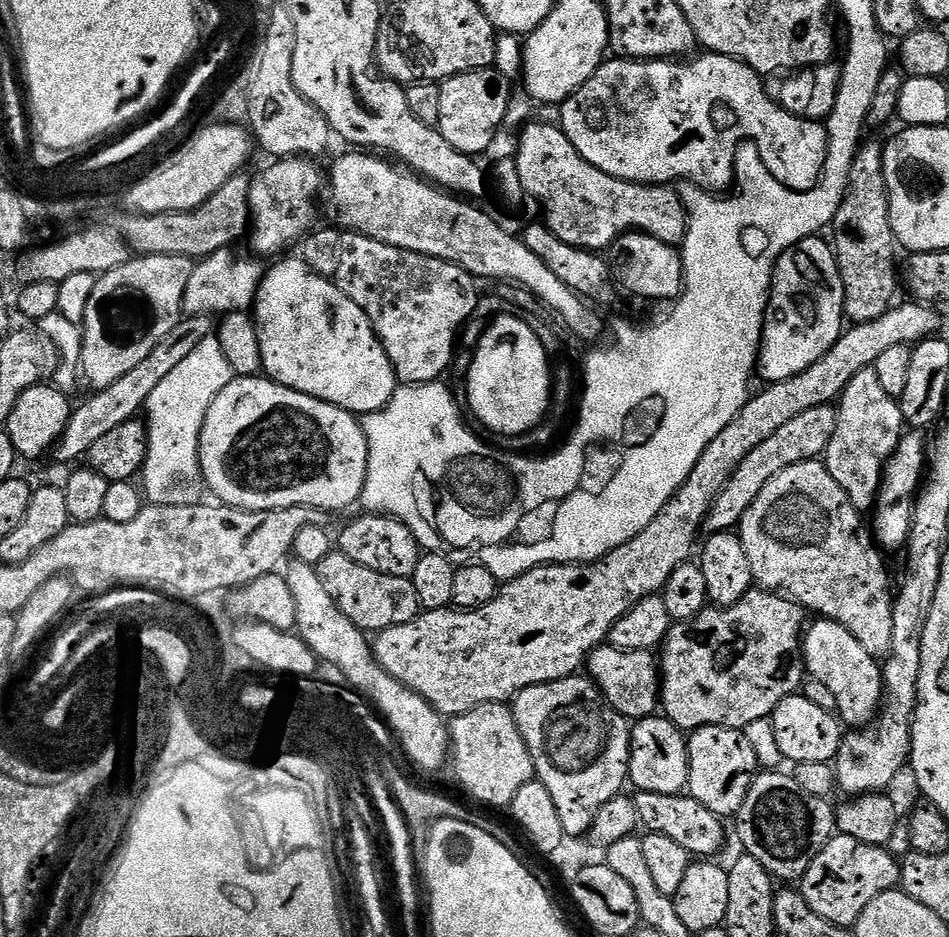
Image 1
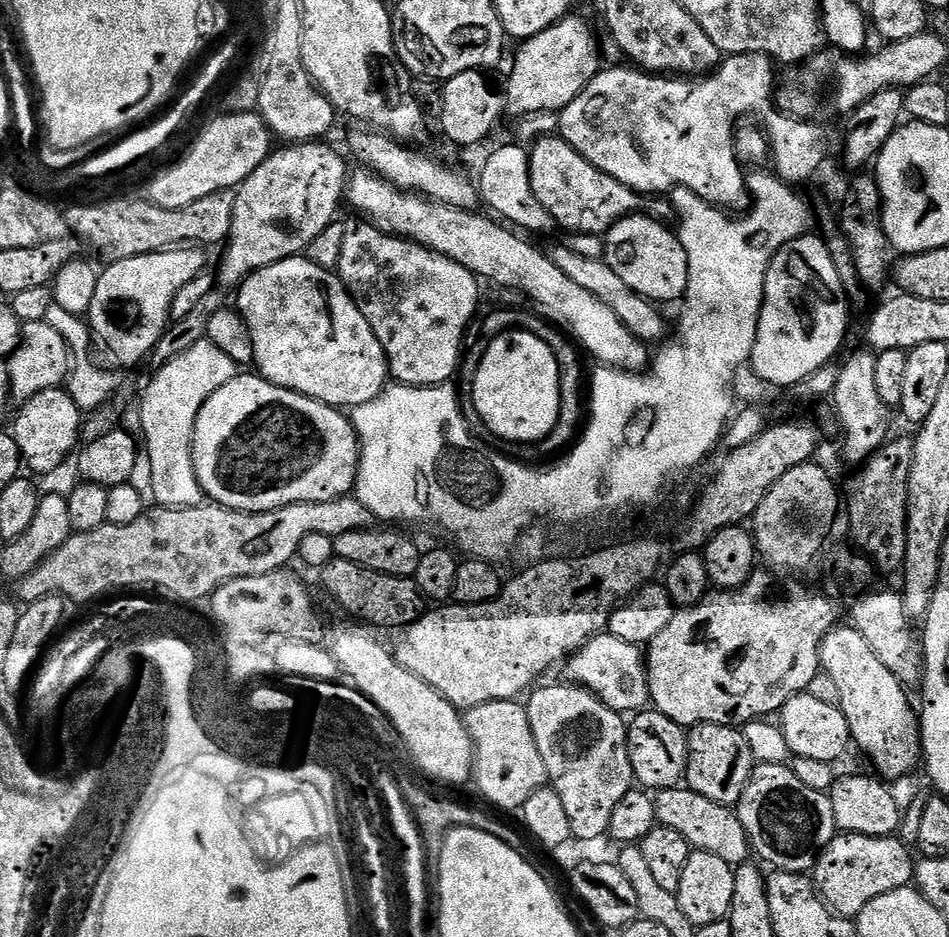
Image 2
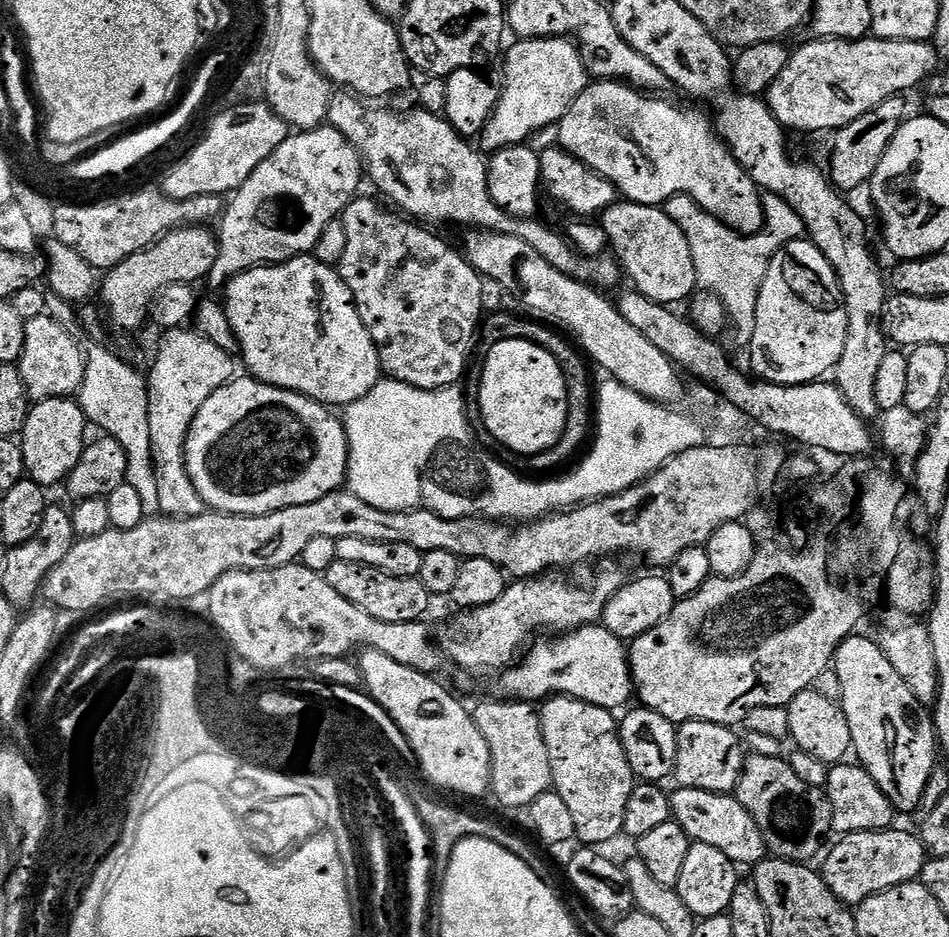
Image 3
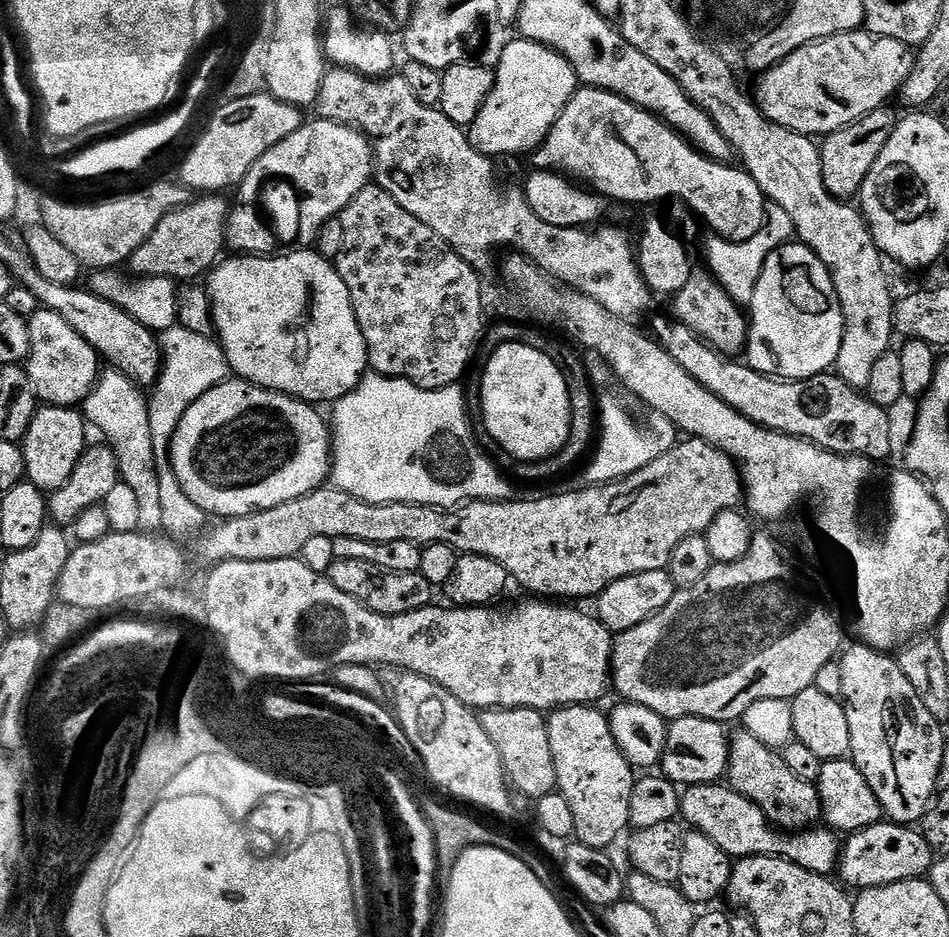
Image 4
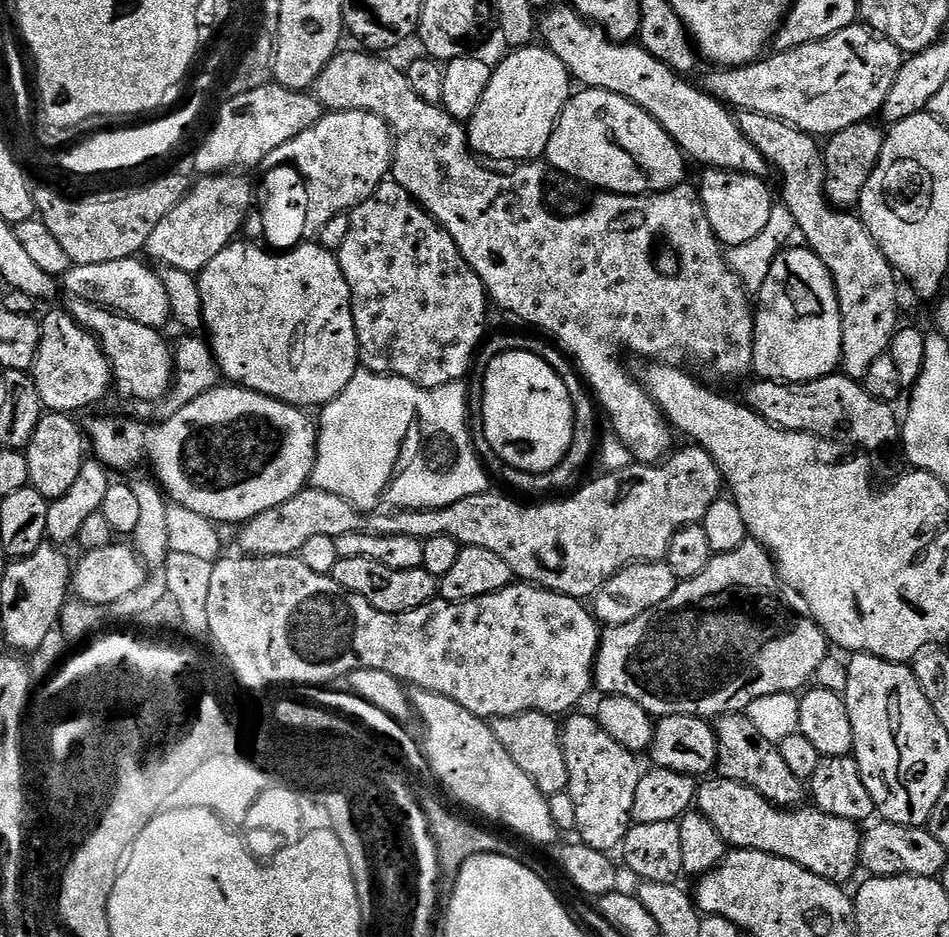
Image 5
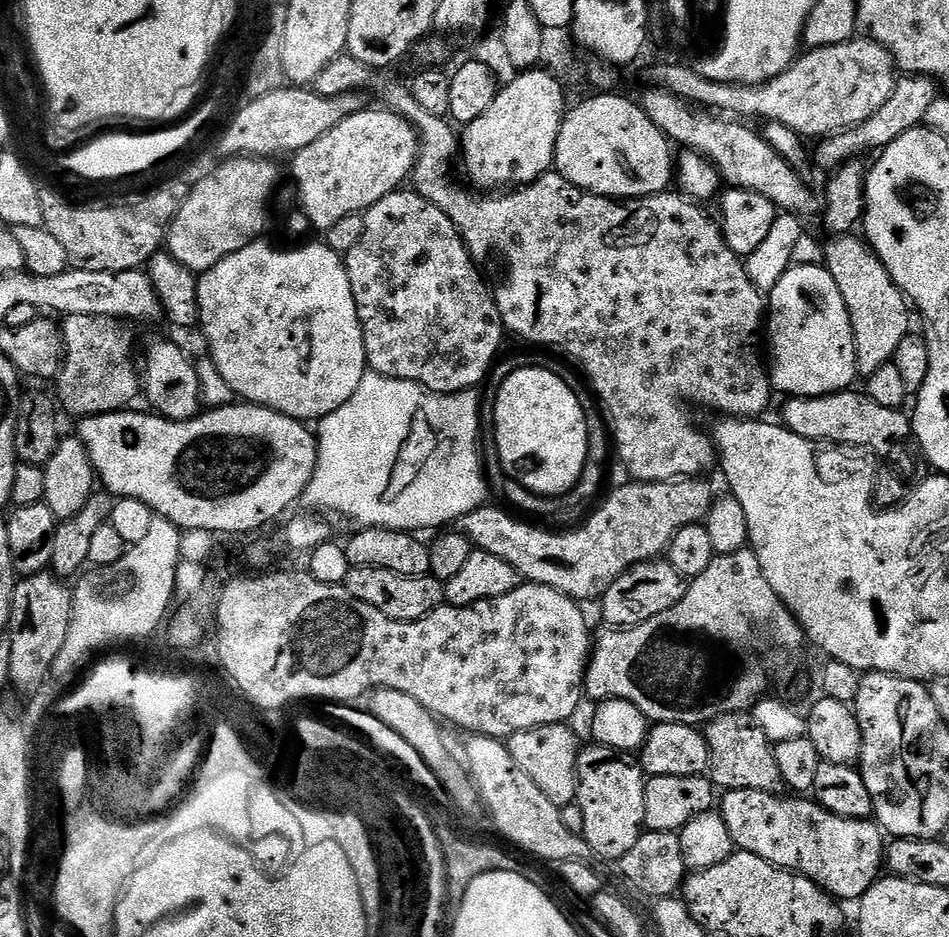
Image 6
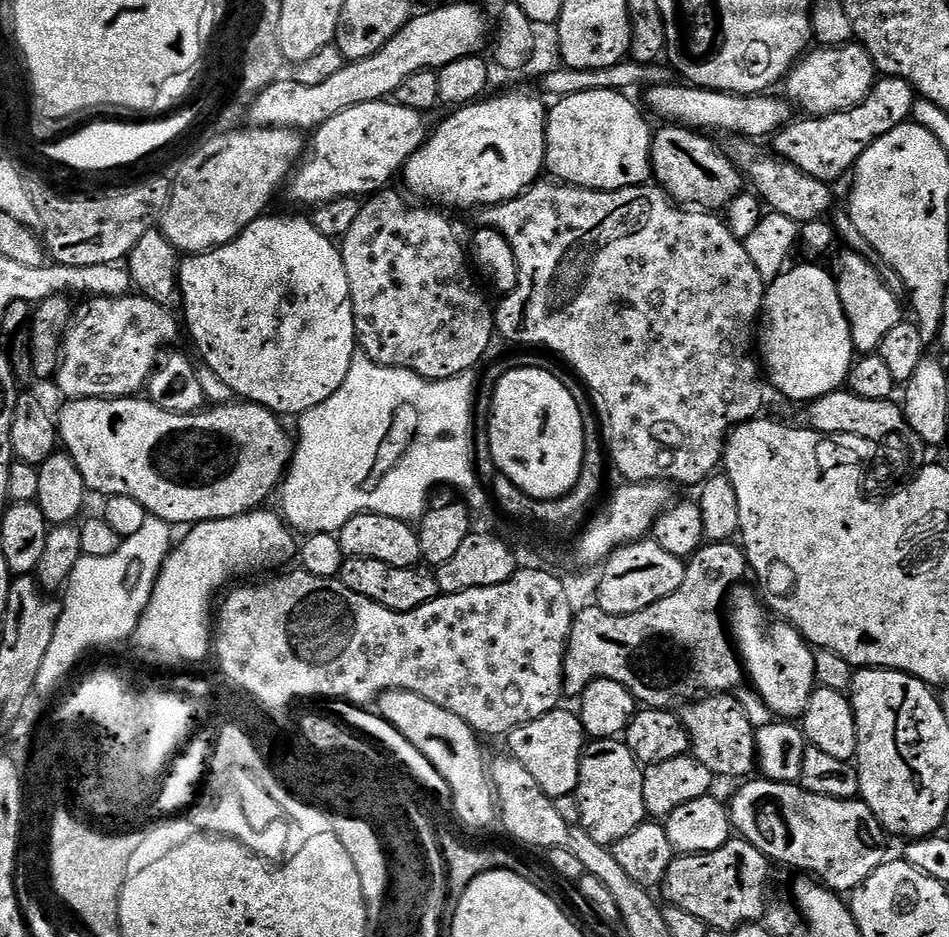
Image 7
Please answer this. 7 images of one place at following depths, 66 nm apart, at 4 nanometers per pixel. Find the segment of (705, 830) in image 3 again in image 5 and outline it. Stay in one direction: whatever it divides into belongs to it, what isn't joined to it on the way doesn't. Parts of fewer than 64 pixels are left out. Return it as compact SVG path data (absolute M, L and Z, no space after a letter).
M721 778L712 779L705 779L697 787L695 807L712 823L714 830L718 830L725 845L731 846L733 849L749 848L778 858L786 858L790 862L810 870L810 874L814 874L818 878L826 878L831 884L847 885L847 880L855 872L858 872L862 832L861 829L856 829L859 828L857 821L834 818L834 814L826 814L815 806L800 806L795 810L777 808L775 804L762 798L762 794L758 794L758 790L754 790L750 785Z

